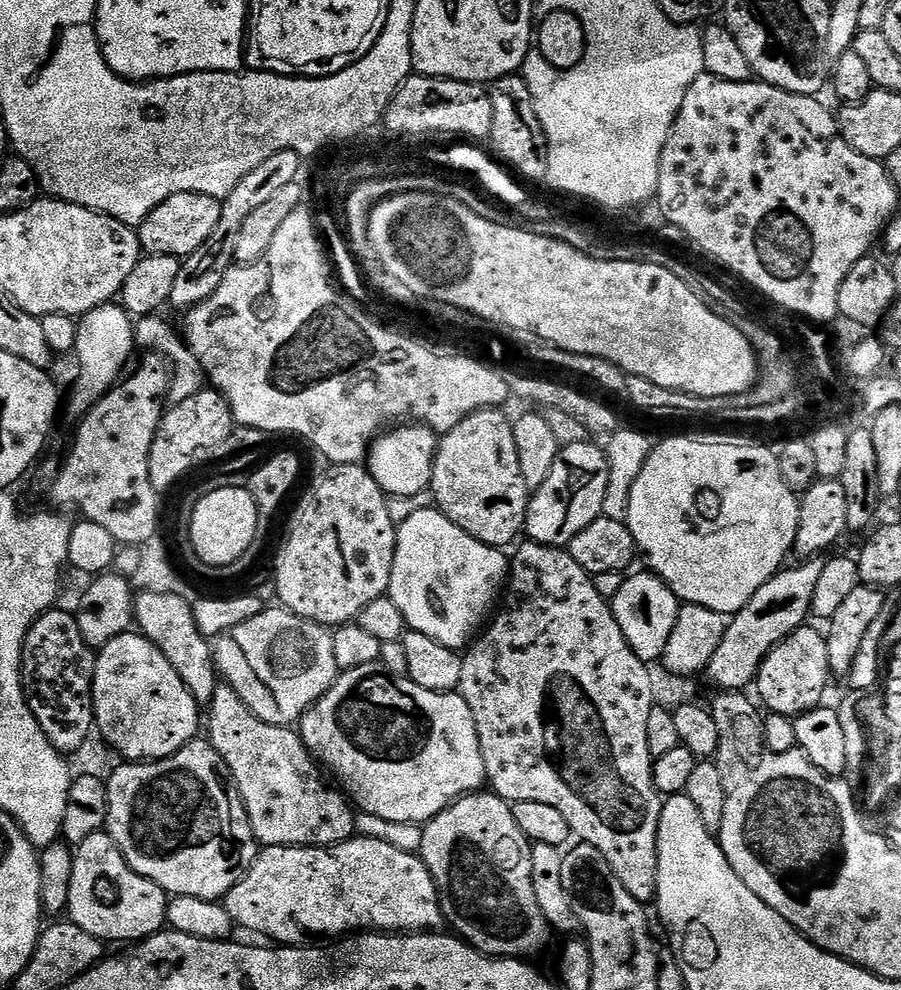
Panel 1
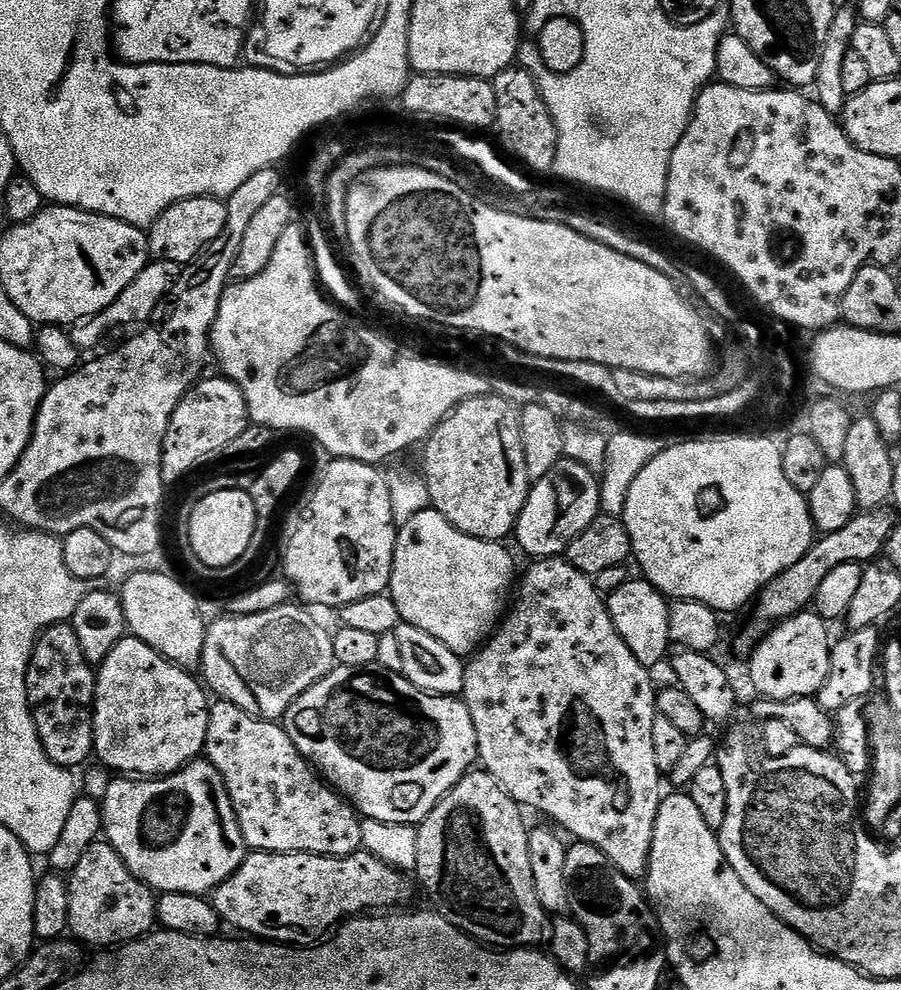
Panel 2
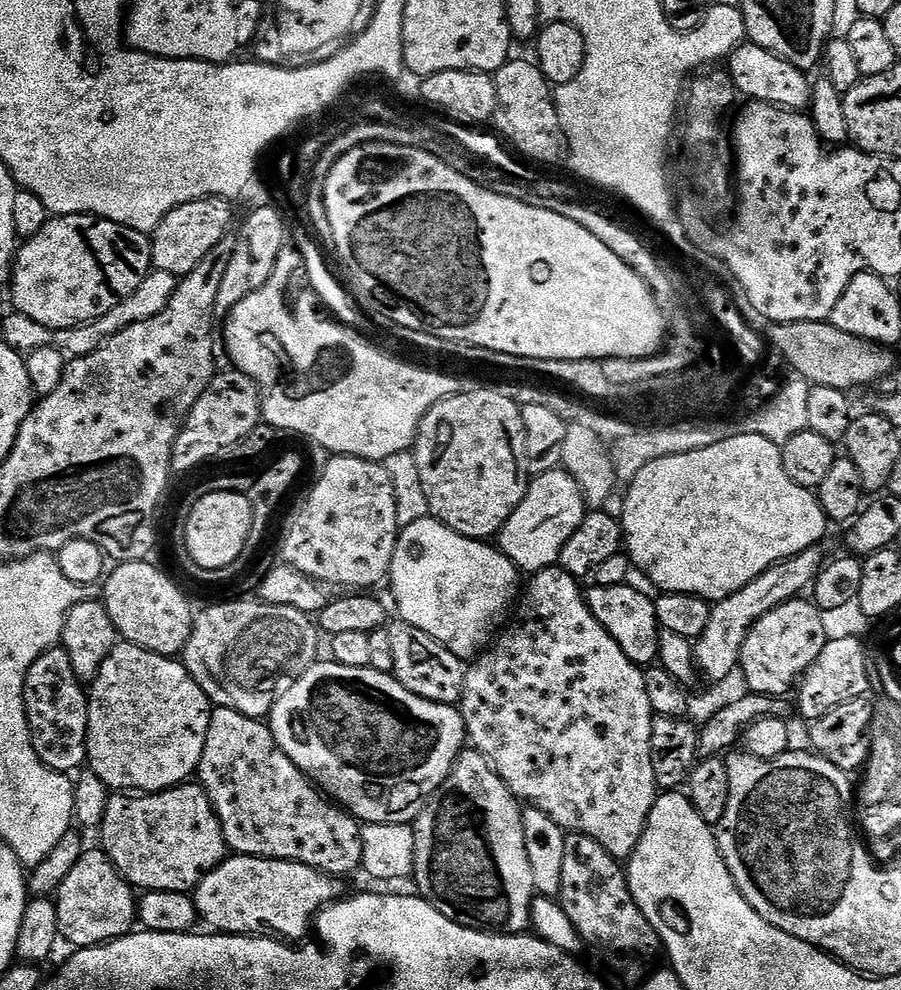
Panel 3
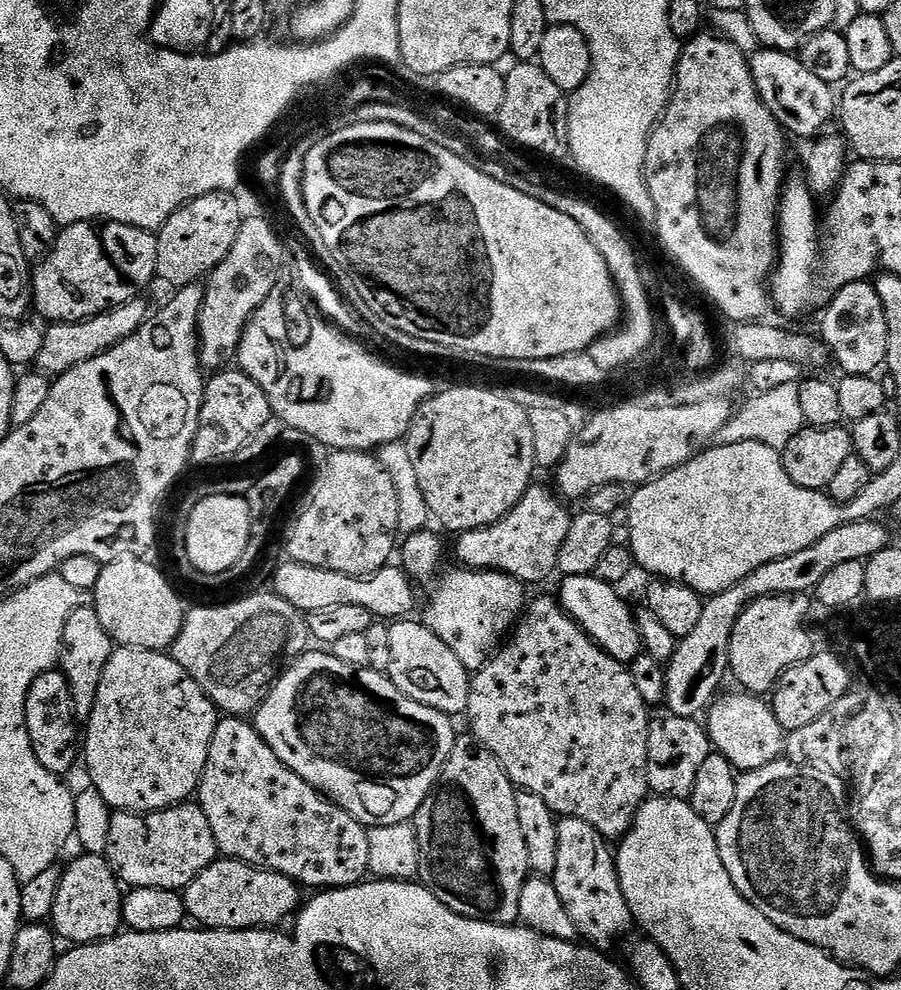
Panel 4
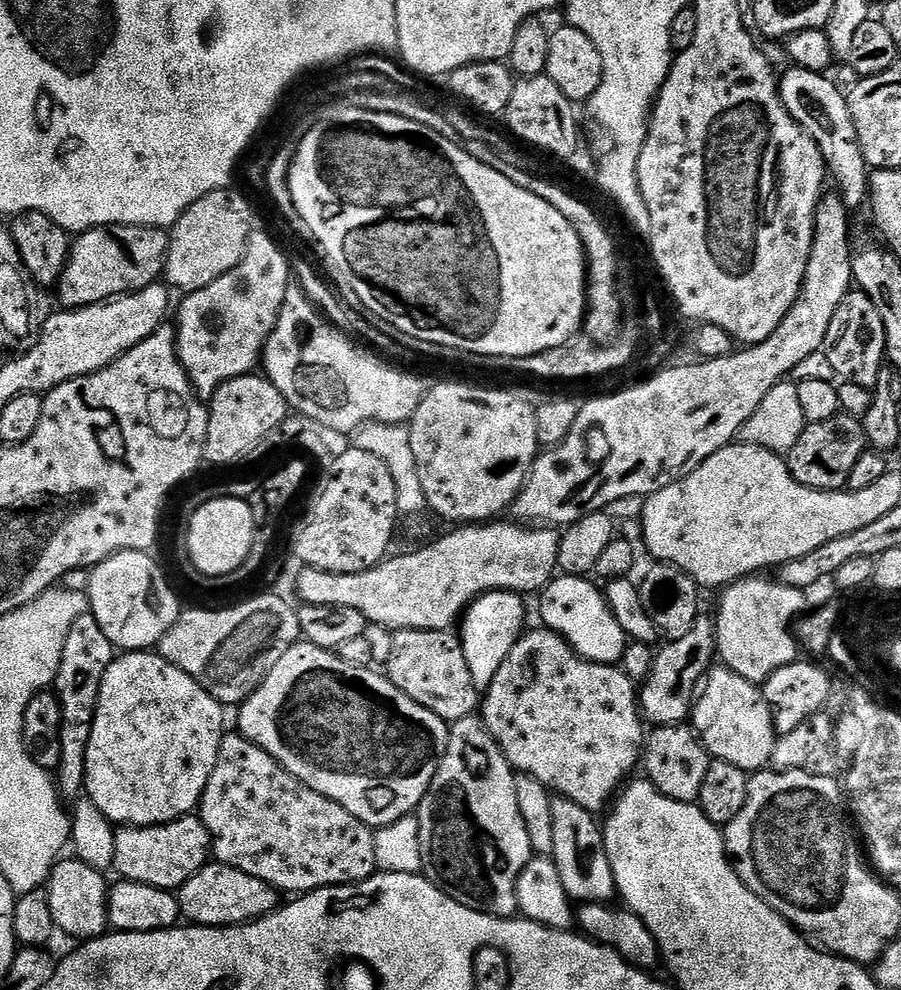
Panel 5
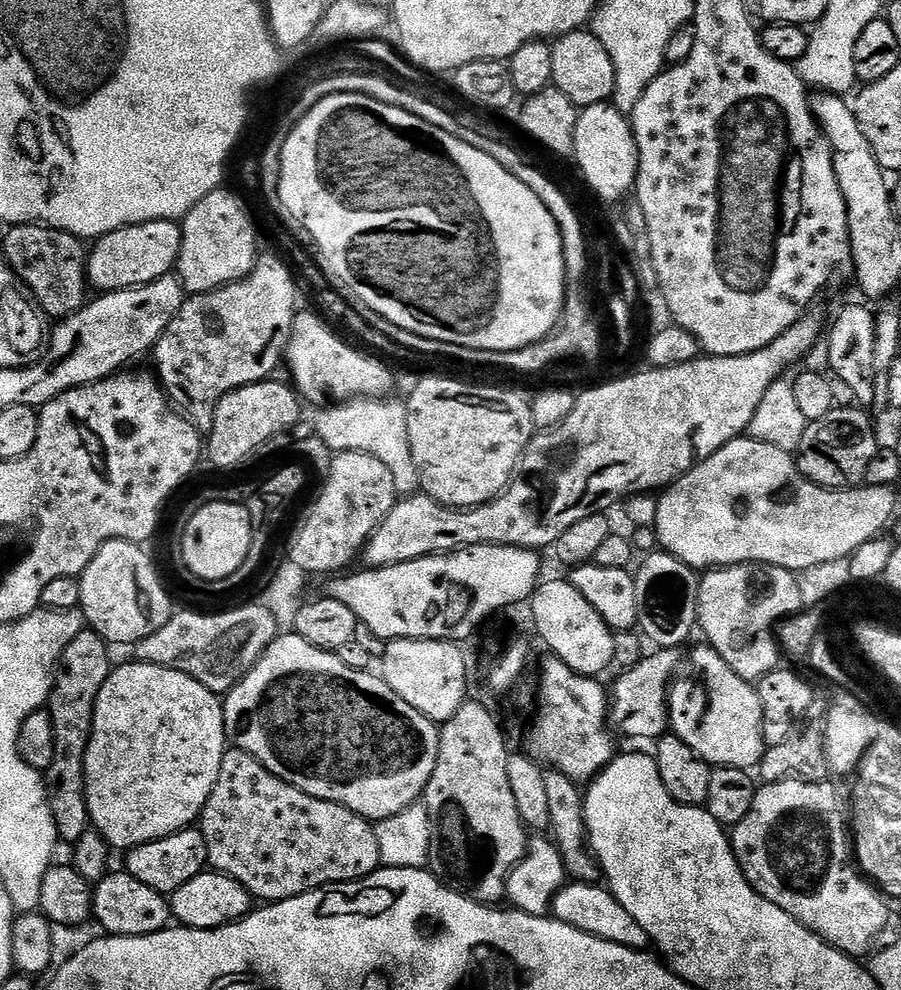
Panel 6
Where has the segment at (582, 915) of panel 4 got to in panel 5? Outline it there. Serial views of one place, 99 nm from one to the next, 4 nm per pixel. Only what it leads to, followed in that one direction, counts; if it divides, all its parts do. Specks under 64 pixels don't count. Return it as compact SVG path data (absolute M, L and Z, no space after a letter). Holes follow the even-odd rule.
M553 795L550 811L554 822L554 850L550 859L558 866L558 875L562 877L562 886L566 886L568 899L577 905L615 901L618 896L616 879L604 849L601 821L593 812L578 806L578 802L570 802L565 796Z

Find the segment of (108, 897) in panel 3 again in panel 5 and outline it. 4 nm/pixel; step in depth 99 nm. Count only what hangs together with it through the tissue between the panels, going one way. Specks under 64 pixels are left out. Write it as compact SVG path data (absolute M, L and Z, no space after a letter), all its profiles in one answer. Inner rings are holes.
M77 858L61 859L52 867L52 875L48 878L46 891L50 902L50 914L54 914L54 922L57 929L65 931L66 934L74 935L80 942L87 942L105 935L109 931L108 922L108 894L110 891L109 881L104 881L105 873L94 866L87 865L86 862Z

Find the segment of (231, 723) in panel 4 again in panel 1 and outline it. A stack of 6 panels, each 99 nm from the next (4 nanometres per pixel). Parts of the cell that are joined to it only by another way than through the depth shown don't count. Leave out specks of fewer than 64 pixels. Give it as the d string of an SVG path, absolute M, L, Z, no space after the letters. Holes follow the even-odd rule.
M223 682L217 683L214 698L206 705L206 732L207 728L208 743L214 746L214 750L218 750L218 754L222 754L226 766L230 766L230 774L248 811L257 845L265 848L270 846L331 848L333 844L341 844L343 840L352 839L356 832L353 805L346 799L343 791L335 787L332 789L324 781L325 773L318 767L299 731L282 724L262 722L262 718L255 716L246 706L246 702L238 698L236 691Z

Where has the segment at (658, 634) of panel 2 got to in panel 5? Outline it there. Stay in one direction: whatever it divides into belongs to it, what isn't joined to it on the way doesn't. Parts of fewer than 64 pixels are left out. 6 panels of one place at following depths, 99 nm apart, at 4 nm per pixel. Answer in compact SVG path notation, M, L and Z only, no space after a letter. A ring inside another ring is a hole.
M557 575L539 593L543 627L557 632L582 658L595 664L619 665L630 643L628 635L618 626L618 618L608 605L608 597L583 576Z

